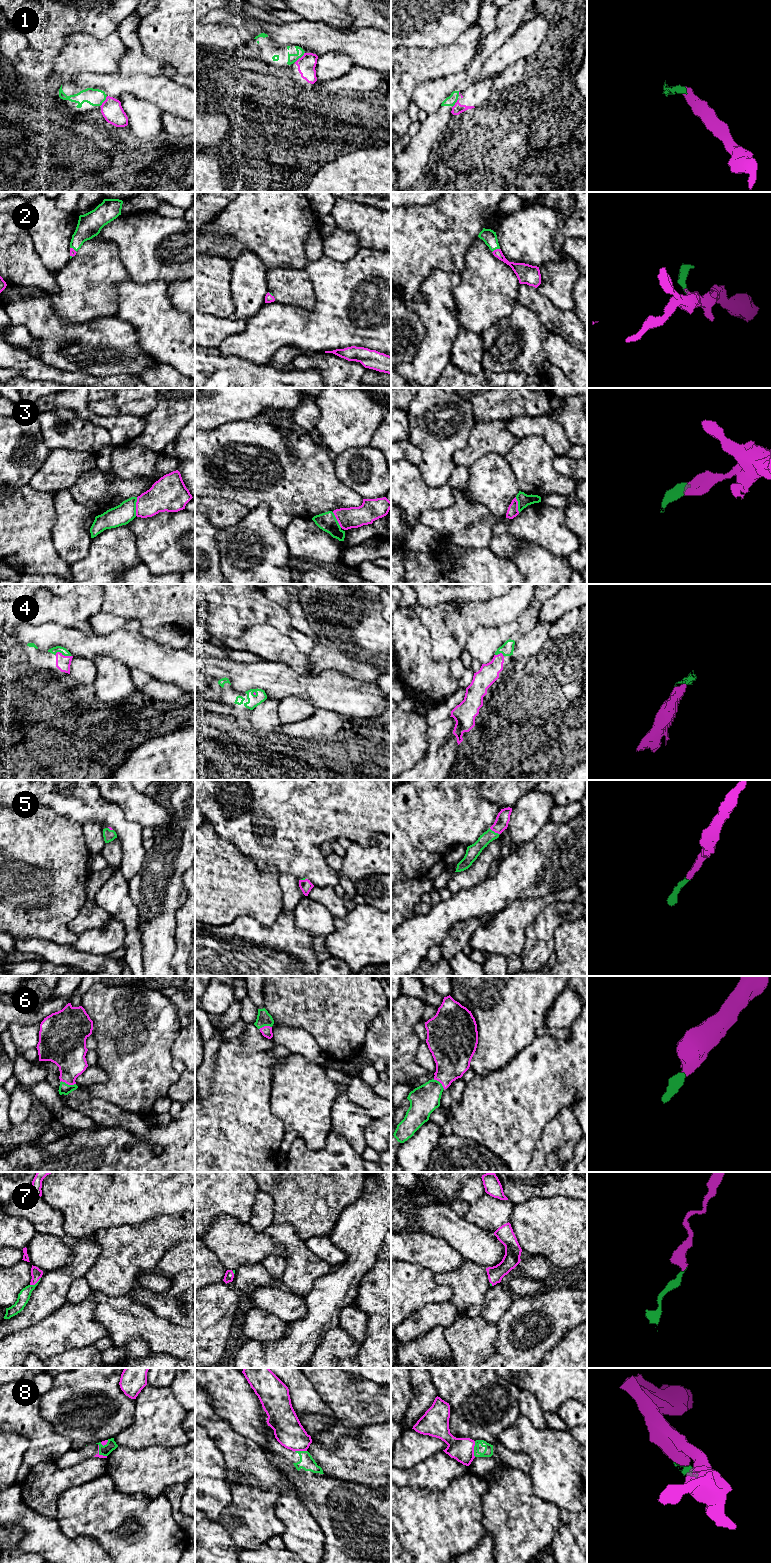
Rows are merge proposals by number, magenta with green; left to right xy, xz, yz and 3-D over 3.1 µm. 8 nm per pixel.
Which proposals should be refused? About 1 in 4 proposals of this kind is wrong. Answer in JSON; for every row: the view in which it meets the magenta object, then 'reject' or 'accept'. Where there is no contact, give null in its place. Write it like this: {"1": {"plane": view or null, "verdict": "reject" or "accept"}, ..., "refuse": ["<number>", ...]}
{"1": {"plane": "xz", "verdict": "reject"}, "2": {"plane": "yz", "verdict": "accept"}, "3": {"plane": "xy", "verdict": "reject"}, "4": {"plane": "xy", "verdict": "accept"}, "5": {"plane": "yz", "verdict": "accept"}, "6": {"plane": "xy", "verdict": "accept"}, "7": {"plane": "xy", "verdict": "accept"}, "8": {"plane": "yz", "verdict": "reject"}, "refuse": ["1", "3", "8"]}

